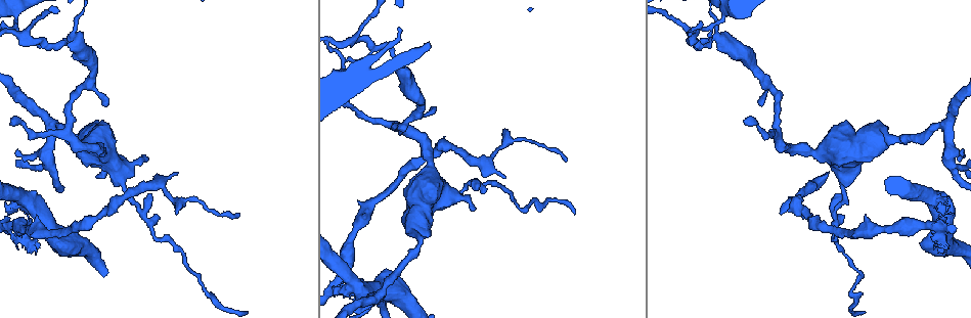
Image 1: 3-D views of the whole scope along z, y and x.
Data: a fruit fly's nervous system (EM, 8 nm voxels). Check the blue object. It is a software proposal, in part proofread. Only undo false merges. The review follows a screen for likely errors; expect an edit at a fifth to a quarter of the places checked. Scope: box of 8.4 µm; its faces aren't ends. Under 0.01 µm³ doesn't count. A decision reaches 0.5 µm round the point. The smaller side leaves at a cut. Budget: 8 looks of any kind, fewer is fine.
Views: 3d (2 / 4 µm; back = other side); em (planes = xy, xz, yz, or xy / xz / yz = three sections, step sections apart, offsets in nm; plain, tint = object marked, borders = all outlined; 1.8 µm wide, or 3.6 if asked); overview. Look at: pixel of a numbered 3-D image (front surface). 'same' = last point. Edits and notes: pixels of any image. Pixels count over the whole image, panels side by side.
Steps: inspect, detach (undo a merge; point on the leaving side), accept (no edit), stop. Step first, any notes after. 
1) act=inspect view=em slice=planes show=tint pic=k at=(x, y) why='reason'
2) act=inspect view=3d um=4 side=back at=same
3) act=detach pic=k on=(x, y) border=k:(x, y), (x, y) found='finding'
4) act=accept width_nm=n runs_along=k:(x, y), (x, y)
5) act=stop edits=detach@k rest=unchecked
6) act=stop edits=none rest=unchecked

act=inspect view=em um=3.6 slice=xy step=16 show=borders pic=1 at=(935, 202) why='sudden change in width'

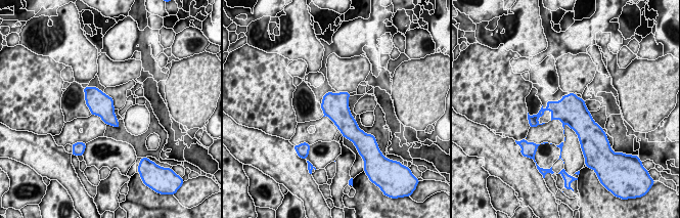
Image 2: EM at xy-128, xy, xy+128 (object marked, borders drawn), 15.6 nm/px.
act=accept found='continuous, no second cell'

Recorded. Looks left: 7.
act=inspect view=em um=3.6 slice=planes show=borders pic=1 at=(107, 160)

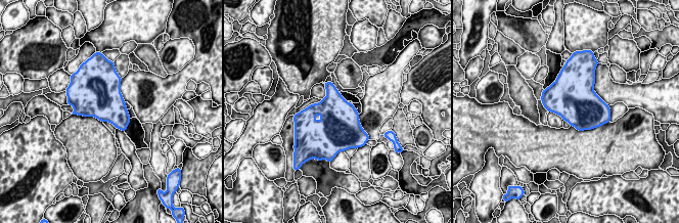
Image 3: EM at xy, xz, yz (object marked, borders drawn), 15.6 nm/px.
act=accept width_nm=600 found='continuous, no second cell'

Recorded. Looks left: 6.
act=inspect view=3d um=2 pic=1 at=(718, 36) why='three-way junction'

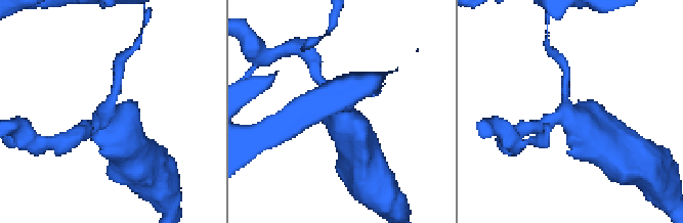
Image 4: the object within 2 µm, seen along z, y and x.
act=inspect view=em slice=planes show=tint pic=4 at=(110, 113) arms=3

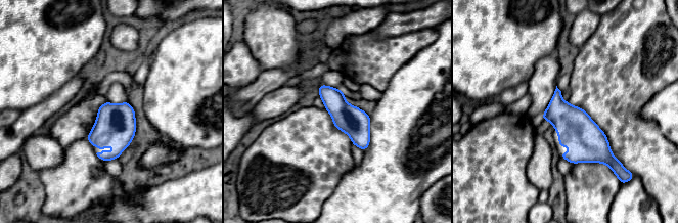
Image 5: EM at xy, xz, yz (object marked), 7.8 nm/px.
act=accept runs_along=5:(321, 87), (357, 127), (363, 147) found='all the same cell'

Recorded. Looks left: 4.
act=stop edits=none rest=unchecked

